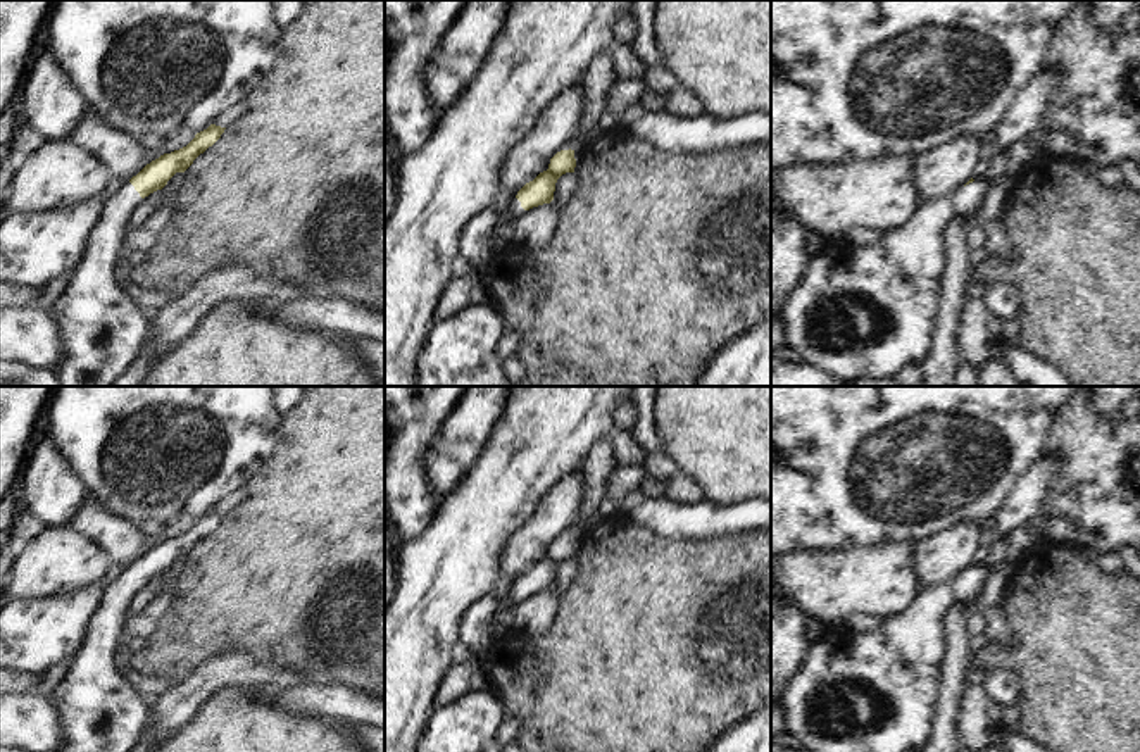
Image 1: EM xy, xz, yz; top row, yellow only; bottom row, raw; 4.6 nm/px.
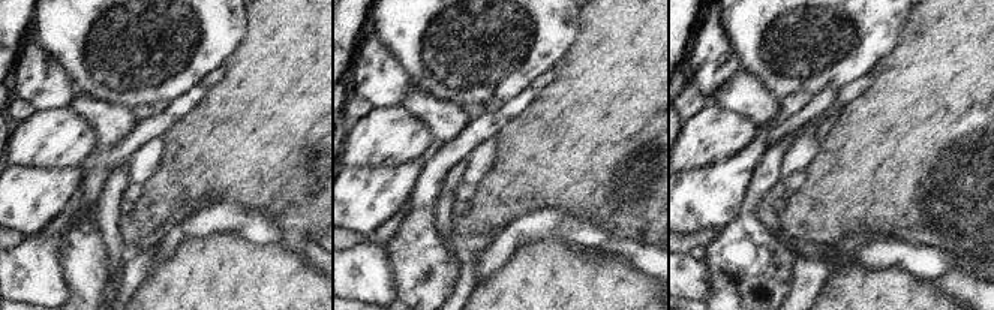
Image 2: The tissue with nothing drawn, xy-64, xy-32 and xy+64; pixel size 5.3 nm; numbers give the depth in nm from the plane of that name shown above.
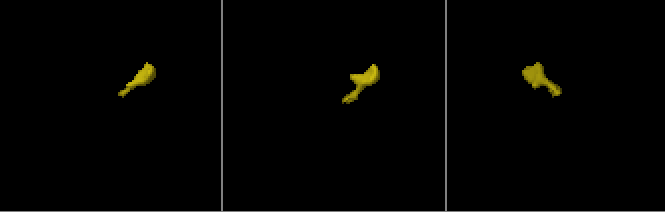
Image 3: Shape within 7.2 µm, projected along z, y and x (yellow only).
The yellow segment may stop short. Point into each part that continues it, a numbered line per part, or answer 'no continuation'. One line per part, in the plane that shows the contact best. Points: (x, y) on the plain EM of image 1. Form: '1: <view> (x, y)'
1: yz (966, 587)

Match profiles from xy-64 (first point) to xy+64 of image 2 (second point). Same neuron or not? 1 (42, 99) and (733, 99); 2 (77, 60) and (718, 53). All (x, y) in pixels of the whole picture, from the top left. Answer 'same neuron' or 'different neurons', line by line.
1: different neurons
2: different neurons

